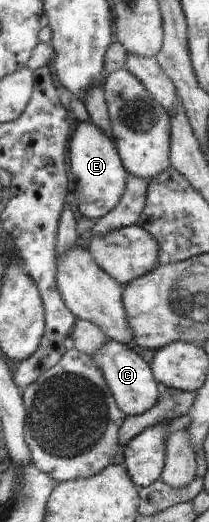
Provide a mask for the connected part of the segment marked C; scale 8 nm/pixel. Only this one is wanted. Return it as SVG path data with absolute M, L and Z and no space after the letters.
M107 341L91 359L99 368L107 387L113 394L117 407L127 415L143 415L148 409L154 408L160 400L162 386L155 381L150 364L129 346L116 341Z

